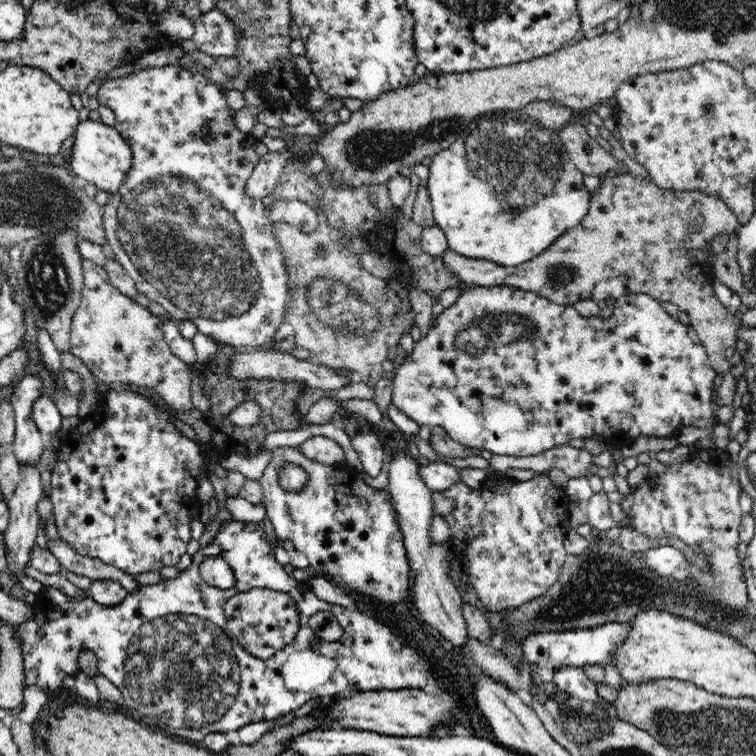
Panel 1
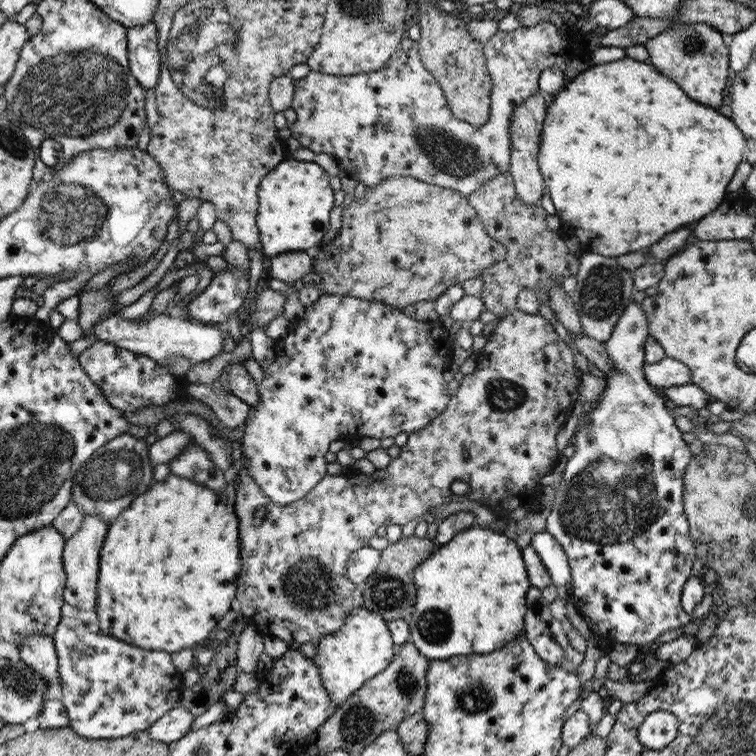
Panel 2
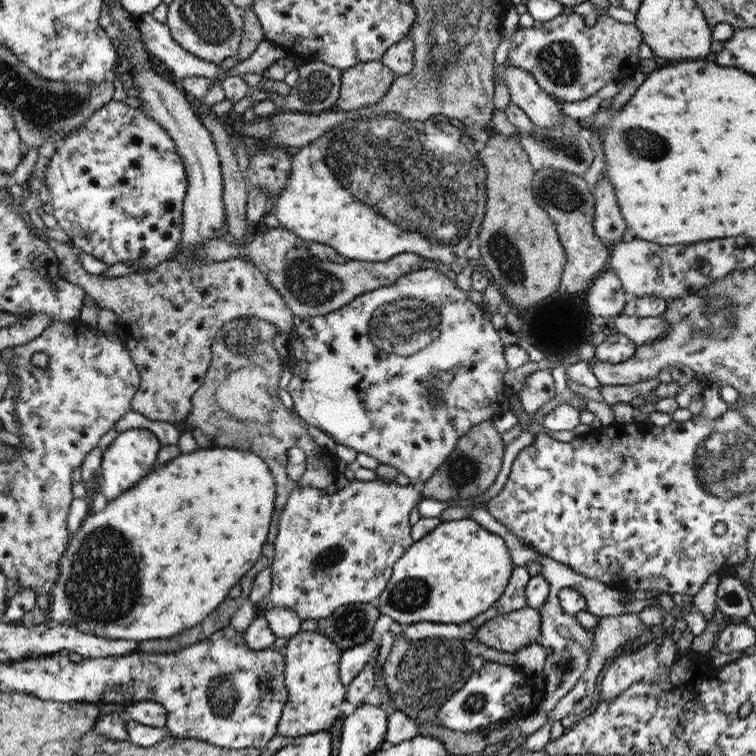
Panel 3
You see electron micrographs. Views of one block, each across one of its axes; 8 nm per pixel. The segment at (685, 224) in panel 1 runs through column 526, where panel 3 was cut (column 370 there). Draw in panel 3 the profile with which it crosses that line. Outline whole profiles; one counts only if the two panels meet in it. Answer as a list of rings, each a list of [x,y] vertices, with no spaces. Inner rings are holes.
[[[280,225],[257,229],[245,247],[234,245],[228,238],[213,238],[205,242],[192,256],[206,262],[220,262],[239,257],[252,261],[282,295],[293,314],[302,319],[338,310],[361,294],[394,284],[409,272],[428,266],[436,270],[447,268],[442,262],[423,261],[422,258],[410,253],[398,254],[388,262],[349,260],[346,263],[334,263],[314,257],[310,254],[308,245],[308,241],[302,240]]]

